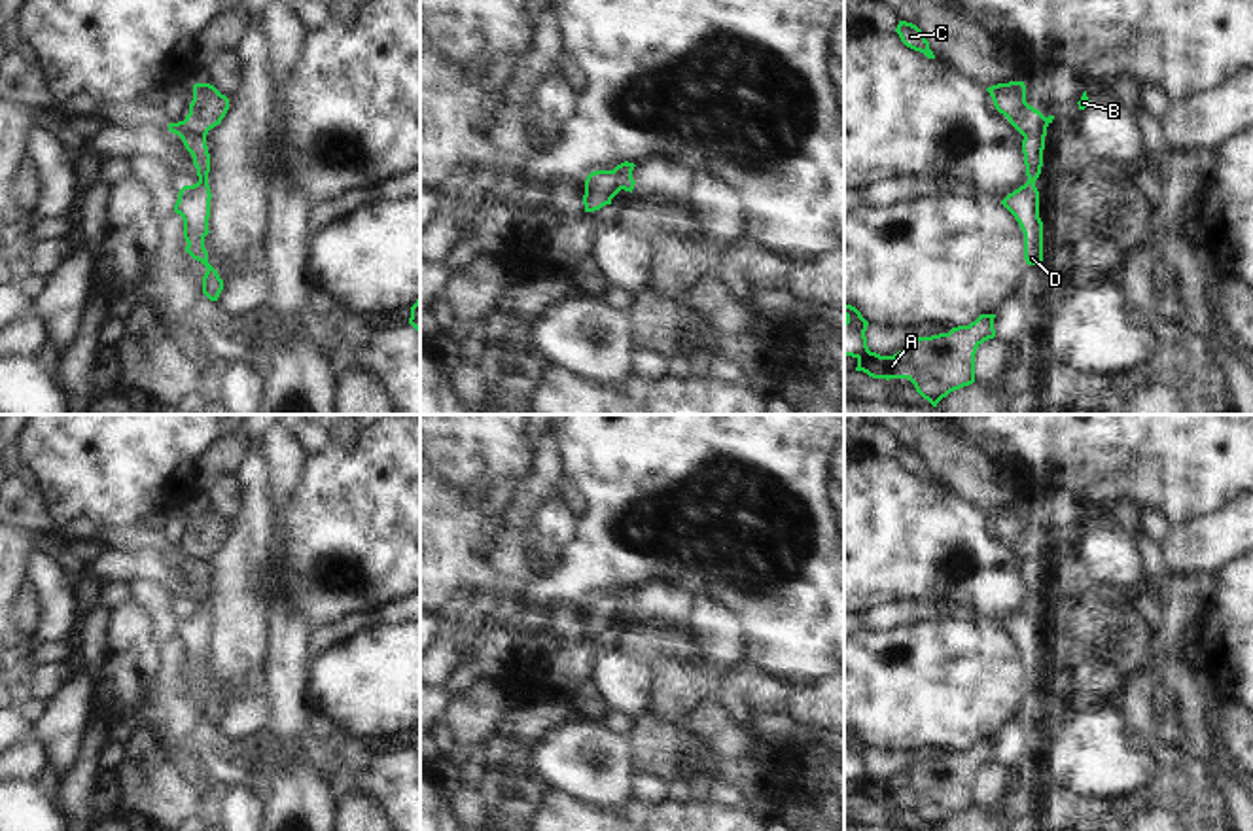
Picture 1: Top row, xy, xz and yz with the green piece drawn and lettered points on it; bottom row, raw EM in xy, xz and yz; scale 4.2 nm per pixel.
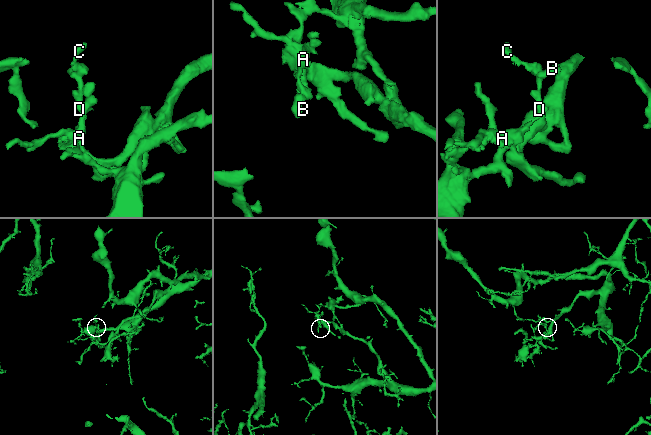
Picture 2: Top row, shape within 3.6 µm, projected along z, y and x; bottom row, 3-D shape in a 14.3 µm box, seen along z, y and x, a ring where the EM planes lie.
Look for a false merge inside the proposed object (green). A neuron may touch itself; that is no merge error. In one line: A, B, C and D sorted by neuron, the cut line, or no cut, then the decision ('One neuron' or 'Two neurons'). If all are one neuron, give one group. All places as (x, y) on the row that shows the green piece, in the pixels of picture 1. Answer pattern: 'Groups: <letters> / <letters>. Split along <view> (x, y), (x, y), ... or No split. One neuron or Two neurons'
Groups: A B D / C. Split along xy (182, 122), (205, 139). Two neurons.

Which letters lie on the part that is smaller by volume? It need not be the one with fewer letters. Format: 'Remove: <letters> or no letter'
Remove: C

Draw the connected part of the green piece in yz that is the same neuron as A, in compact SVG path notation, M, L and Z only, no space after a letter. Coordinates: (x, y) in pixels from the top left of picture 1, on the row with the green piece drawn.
M844 305L844 318L844 356L857 360L856 371L863 371L873 379L909 379L933 407L950 392L975 382L977 348L996 337L996 314L980 314L969 326L918 337L897 354L880 356L867 346L869 322L861 312L852 305Z

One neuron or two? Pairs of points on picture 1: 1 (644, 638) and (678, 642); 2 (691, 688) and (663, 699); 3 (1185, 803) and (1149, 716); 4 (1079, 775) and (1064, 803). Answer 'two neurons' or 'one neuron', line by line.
1: one neuron
2: one neuron
3: one neuron
4: two neurons

